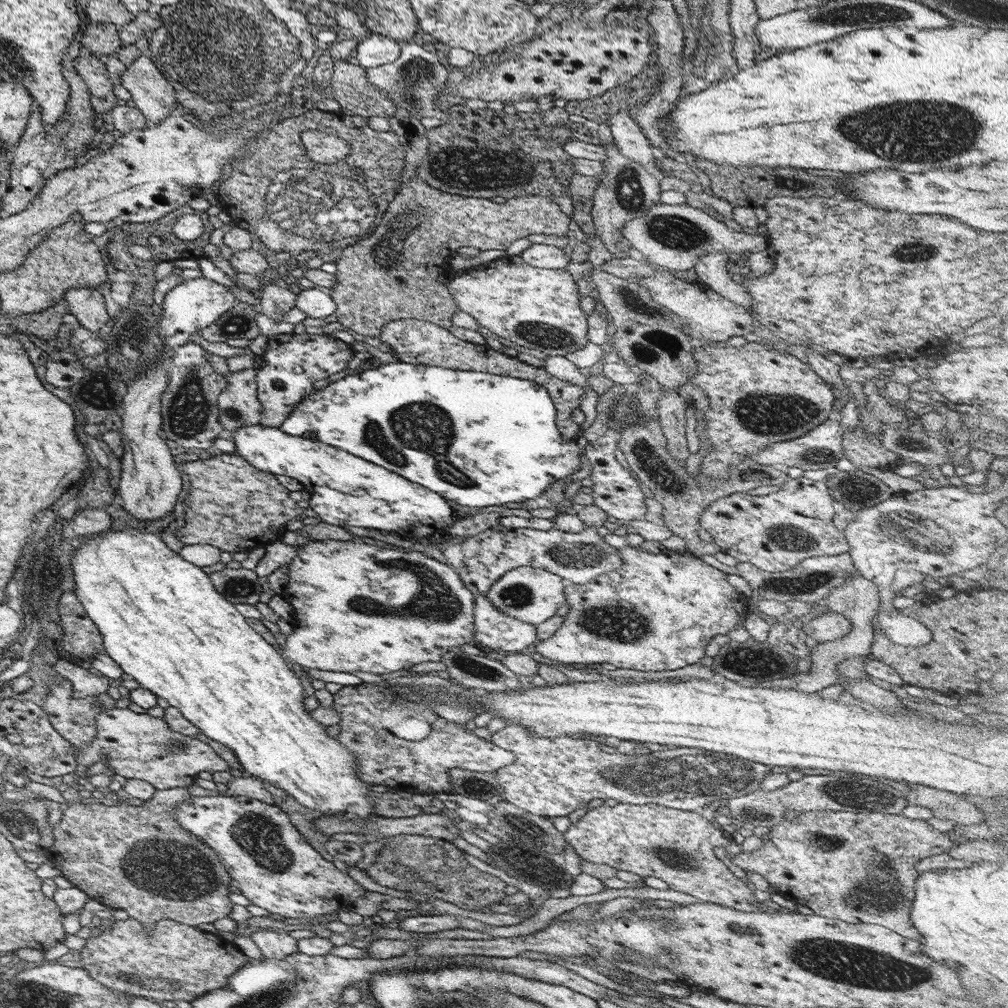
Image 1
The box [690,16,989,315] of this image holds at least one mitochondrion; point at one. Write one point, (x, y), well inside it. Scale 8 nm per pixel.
(915, 132)

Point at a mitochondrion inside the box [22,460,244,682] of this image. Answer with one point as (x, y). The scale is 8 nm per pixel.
(42, 601)

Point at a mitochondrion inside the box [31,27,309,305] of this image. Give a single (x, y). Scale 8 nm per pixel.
(154, 77)

